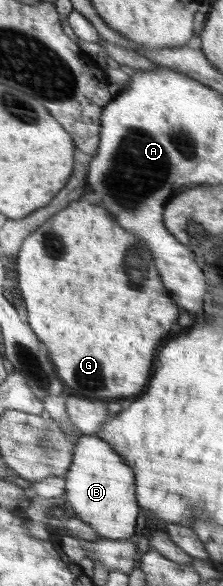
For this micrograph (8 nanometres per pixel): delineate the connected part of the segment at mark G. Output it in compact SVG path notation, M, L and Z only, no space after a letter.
M74 201L70 203L64 211L60 211L54 219L48 219L48 223L44 223L38 227L38 231L28 235L17 253L16 261L17 282L19 290L24 298L24 307L27 310L27 324L34 330L38 339L47 347L47 352L51 358L51 362L55 367L55 373L63 382L64 393L69 396L77 396L82 399L128 399L134 397L138 393L144 393L144 387L150 379L150 369L154 363L154 353L158 349L158 345L170 335L174 321L180 315L180 309L176 303L172 303L166 295L166 289L162 287L162 281L156 273L154 267L154 259L152 259L152 251L142 241L138 241L134 235L126 233L124 229L120 229L112 217L108 215L108 211L104 207L96 207L90 205L88 201Z

